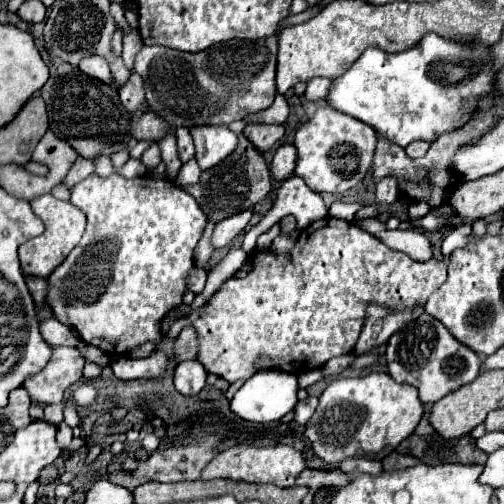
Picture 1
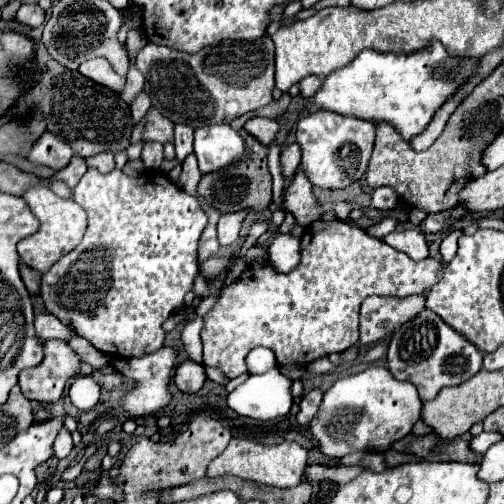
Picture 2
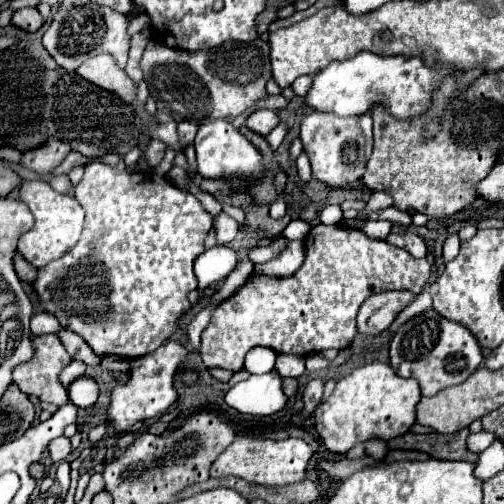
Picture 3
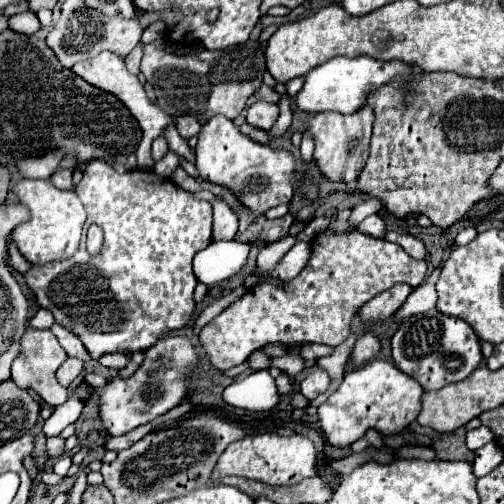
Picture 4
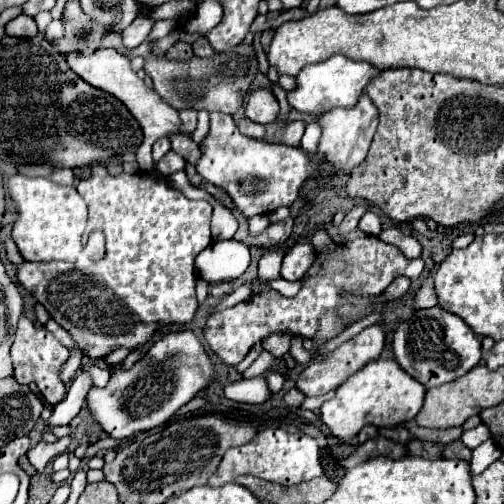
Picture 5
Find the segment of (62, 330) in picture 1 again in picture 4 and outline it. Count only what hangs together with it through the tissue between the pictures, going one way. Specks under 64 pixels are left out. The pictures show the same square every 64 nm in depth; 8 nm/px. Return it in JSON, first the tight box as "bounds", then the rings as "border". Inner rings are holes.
{"bounds":[30,308,54,328],"border":[[[40,308],[40,310],[36,312],[36,316],[30,320],[30,324],[36,326],[36,328],[50,328],[50,326],[54,324],[54,316],[52,316],[48,310]]]}

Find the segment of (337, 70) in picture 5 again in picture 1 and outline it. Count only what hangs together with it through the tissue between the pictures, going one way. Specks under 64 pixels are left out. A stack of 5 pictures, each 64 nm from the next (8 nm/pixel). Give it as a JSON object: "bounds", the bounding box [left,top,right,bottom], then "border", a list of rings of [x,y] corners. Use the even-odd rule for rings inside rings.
{"bounds":[324,34,494,148],"border":[[[426,34],[418,46],[398,54],[390,54],[380,48],[368,48],[342,76],[332,80],[324,100],[330,108],[374,126],[378,134],[406,148],[414,140],[434,142],[440,134],[462,126],[464,120],[468,120],[468,116],[474,112],[476,96],[482,96],[488,92],[488,88],[492,88],[492,76],[494,72],[490,70],[488,48],[478,44],[456,44],[438,34]]]}

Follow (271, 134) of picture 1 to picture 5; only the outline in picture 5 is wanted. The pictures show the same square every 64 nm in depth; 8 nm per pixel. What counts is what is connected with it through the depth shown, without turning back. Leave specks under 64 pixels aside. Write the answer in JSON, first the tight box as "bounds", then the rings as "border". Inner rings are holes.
{"bounds":[246,88,278,124],"border":[[[258,88],[250,94],[246,104],[246,116],[258,124],[274,122],[278,116],[278,100],[268,88]]]}

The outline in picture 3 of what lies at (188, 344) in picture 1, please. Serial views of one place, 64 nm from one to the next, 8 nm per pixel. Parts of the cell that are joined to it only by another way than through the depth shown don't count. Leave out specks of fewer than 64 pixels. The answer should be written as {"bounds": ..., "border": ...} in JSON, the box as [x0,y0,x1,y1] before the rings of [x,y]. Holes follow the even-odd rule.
{"bounds":[188,304,218,350],"border":[[[210,304],[210,306],[202,308],[202,310],[196,314],[196,318],[190,322],[190,326],[188,326],[188,338],[190,338],[192,346],[194,346],[194,350],[200,350],[200,334],[202,334],[202,330],[208,326],[208,322],[210,322],[210,318],[212,318],[212,312],[214,312],[216,308],[218,308],[218,304]]]}

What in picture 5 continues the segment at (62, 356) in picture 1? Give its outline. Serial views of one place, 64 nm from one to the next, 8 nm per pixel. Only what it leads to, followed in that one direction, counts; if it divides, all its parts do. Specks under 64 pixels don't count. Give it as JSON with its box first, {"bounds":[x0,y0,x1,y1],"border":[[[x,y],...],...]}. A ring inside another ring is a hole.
{"bounds":[12,316,68,404],"border":[[[22,316],[18,320],[18,328],[14,334],[12,344],[12,360],[14,360],[14,378],[20,384],[36,382],[38,390],[46,398],[48,404],[58,404],[66,396],[66,384],[60,380],[60,370],[68,360],[68,348],[62,346],[52,332],[48,332],[44,326],[36,326],[28,316]]]}

